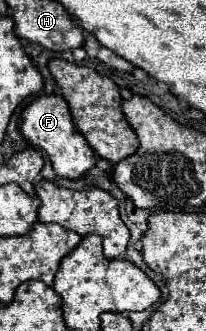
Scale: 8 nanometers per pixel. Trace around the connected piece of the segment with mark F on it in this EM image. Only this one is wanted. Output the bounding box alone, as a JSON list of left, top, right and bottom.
[18,95,96,179]

